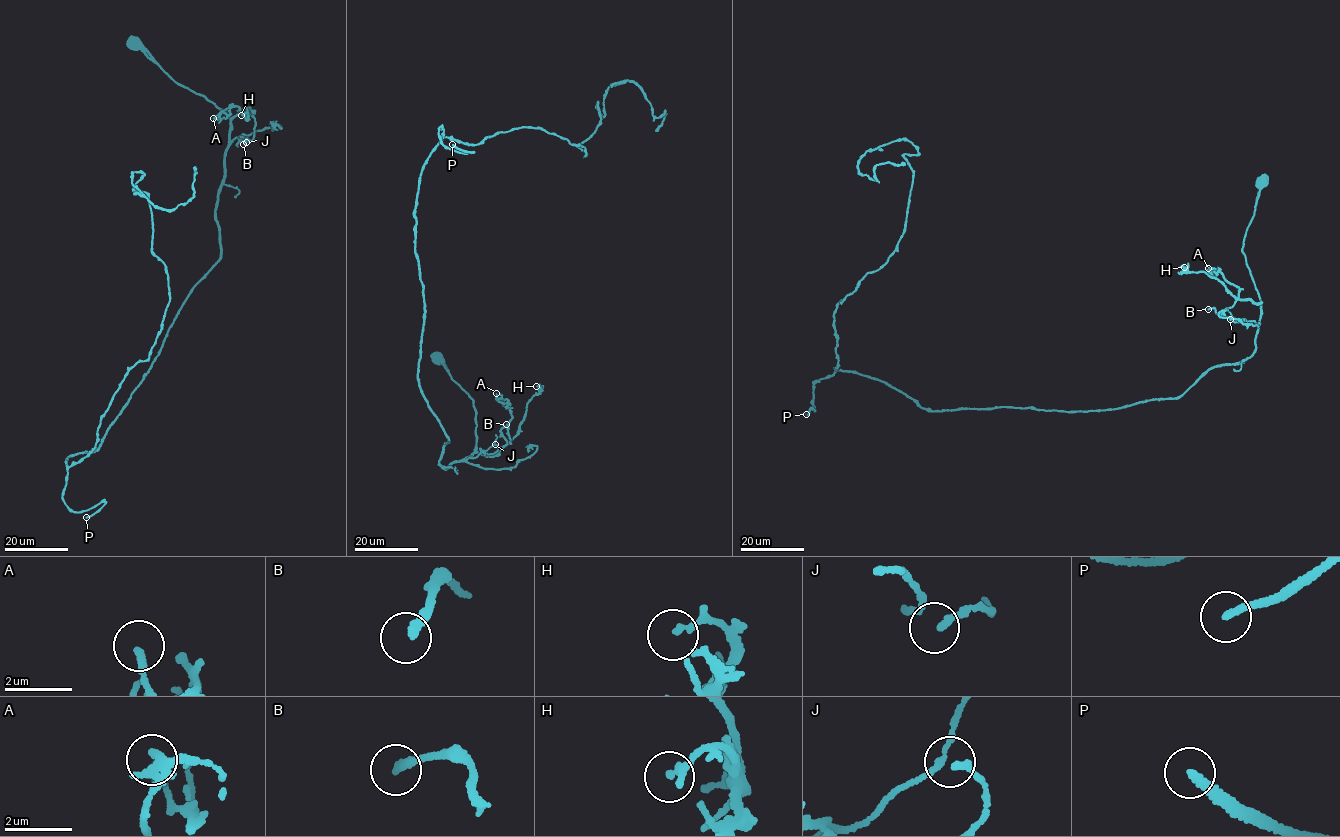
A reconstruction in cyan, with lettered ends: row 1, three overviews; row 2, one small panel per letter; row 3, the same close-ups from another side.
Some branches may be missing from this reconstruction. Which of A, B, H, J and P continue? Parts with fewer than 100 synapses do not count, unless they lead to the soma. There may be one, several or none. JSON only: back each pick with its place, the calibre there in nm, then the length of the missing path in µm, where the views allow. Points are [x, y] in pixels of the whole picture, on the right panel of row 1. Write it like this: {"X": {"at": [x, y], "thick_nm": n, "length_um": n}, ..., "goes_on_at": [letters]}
{"P": {"at": [806, 414], "thick_nm": 200, "length_um": 190}, "goes_on_at": ["P"]}

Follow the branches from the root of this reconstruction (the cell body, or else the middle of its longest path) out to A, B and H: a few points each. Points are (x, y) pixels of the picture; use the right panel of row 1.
A: (1262, 179), (1242, 248), (1261, 302), (1239, 298), (1238, 287), (1219, 272), (1209, 275), (1212, 274), (1208, 268)
B: (1262, 179), (1242, 248), (1261, 302), (1237, 300), (1218, 313), (1214, 308), (1208, 309)
H: (1262, 179), (1242, 248), (1260, 303), (1243, 300), (1218, 279), (1184, 267)

